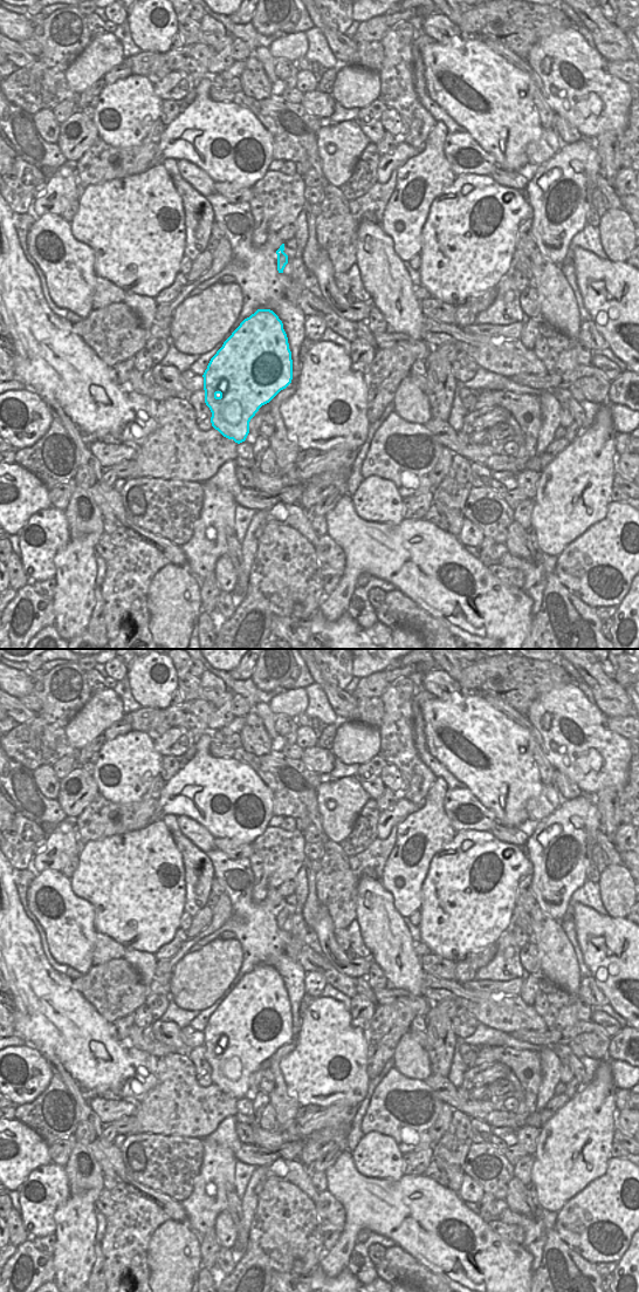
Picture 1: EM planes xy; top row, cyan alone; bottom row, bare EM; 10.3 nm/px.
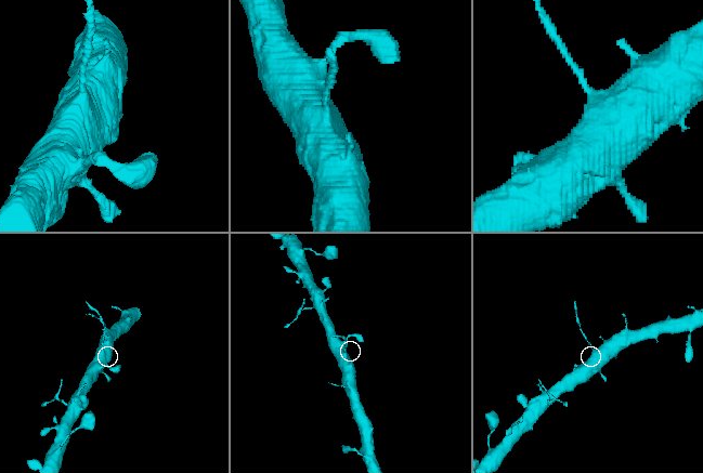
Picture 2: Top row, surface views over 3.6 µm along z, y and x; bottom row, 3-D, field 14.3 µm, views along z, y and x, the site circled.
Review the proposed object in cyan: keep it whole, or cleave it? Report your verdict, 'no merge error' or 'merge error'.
merge error

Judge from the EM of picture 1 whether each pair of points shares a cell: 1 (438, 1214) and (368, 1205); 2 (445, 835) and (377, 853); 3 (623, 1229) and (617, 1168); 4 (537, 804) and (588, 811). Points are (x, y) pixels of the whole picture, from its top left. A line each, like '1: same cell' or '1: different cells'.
1: same cell
2: different cells
3: same cell
4: different cells

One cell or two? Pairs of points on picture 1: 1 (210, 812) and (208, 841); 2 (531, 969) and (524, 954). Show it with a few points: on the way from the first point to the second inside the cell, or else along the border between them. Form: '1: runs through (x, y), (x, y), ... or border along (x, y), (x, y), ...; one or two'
1: border along (185, 817), (198, 821), (214, 839); two
2: runs through (531, 965), (528, 957); one

